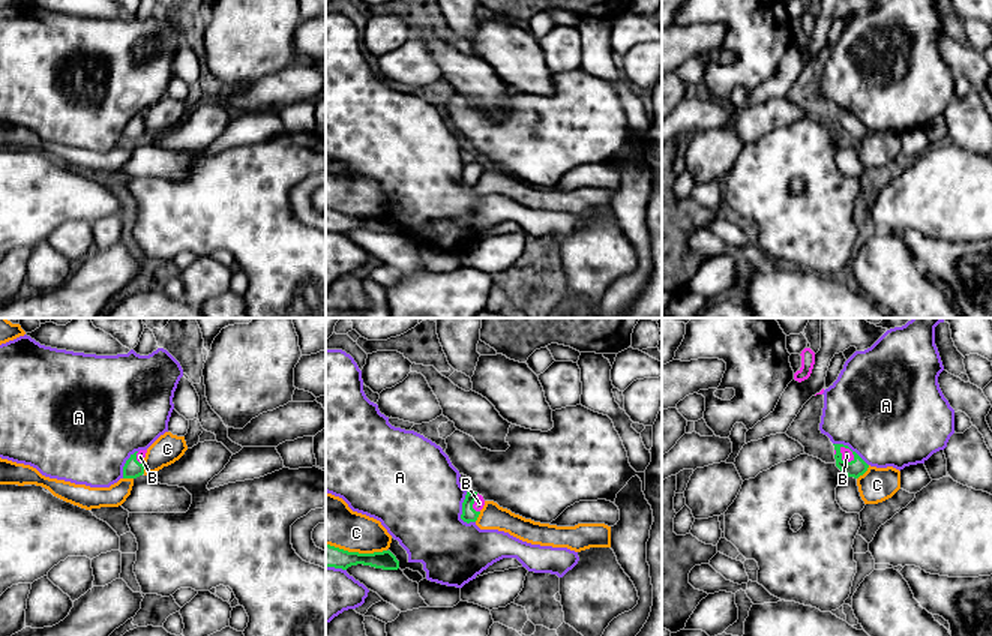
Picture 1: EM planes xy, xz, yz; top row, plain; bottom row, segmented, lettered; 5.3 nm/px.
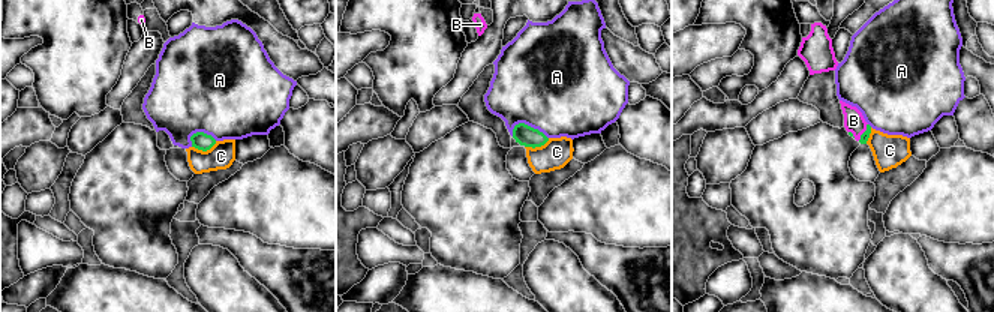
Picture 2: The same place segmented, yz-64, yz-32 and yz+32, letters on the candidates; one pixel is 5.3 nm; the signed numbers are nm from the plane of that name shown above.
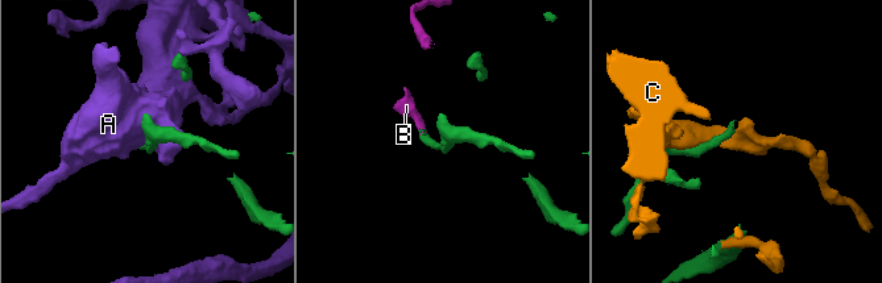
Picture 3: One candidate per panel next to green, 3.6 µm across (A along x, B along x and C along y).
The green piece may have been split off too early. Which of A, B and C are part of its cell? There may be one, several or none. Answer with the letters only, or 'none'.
B

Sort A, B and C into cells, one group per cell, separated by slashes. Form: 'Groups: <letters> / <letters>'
Groups: A / B / C

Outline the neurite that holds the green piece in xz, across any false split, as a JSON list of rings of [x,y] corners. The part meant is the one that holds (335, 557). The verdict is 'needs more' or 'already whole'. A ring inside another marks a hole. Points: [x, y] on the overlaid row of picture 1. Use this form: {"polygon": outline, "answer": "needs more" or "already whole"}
{"polygon": [[[326,544],[326,567],[335,567],[347,570],[351,566],[371,566],[383,570],[398,570],[399,561],[390,550],[374,552],[374,554],[359,554],[348,552],[330,544]]], "answer": "already whole"}

